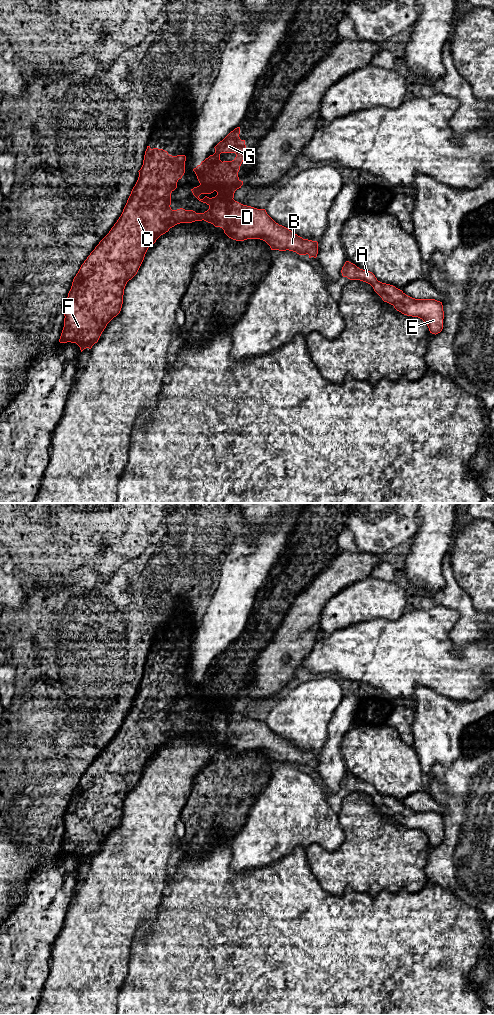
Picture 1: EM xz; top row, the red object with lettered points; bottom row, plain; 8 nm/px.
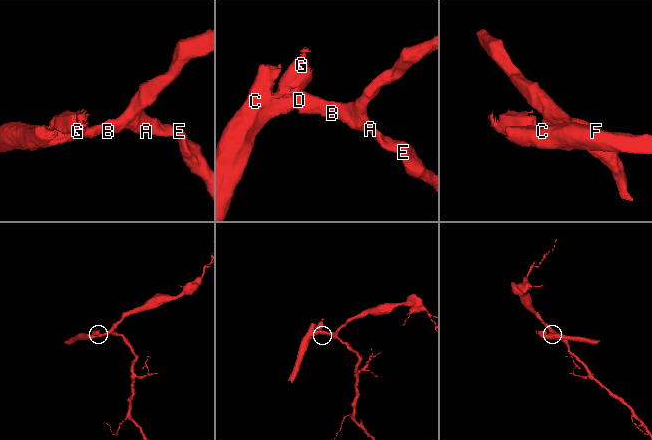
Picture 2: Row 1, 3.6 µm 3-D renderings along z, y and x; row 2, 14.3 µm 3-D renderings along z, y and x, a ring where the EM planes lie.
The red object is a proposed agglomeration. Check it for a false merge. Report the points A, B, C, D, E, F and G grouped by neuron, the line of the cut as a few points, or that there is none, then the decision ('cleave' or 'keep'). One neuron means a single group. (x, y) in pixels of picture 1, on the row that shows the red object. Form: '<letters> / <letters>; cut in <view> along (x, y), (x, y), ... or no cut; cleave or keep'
A B C D E F / G; cut in xz along (232, 198), (217, 197), (209, 205); cleave

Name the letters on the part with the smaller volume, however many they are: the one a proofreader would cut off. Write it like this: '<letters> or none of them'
G

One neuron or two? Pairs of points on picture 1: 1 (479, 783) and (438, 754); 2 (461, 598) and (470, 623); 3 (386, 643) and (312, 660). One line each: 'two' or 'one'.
1: two
2: one
3: one

